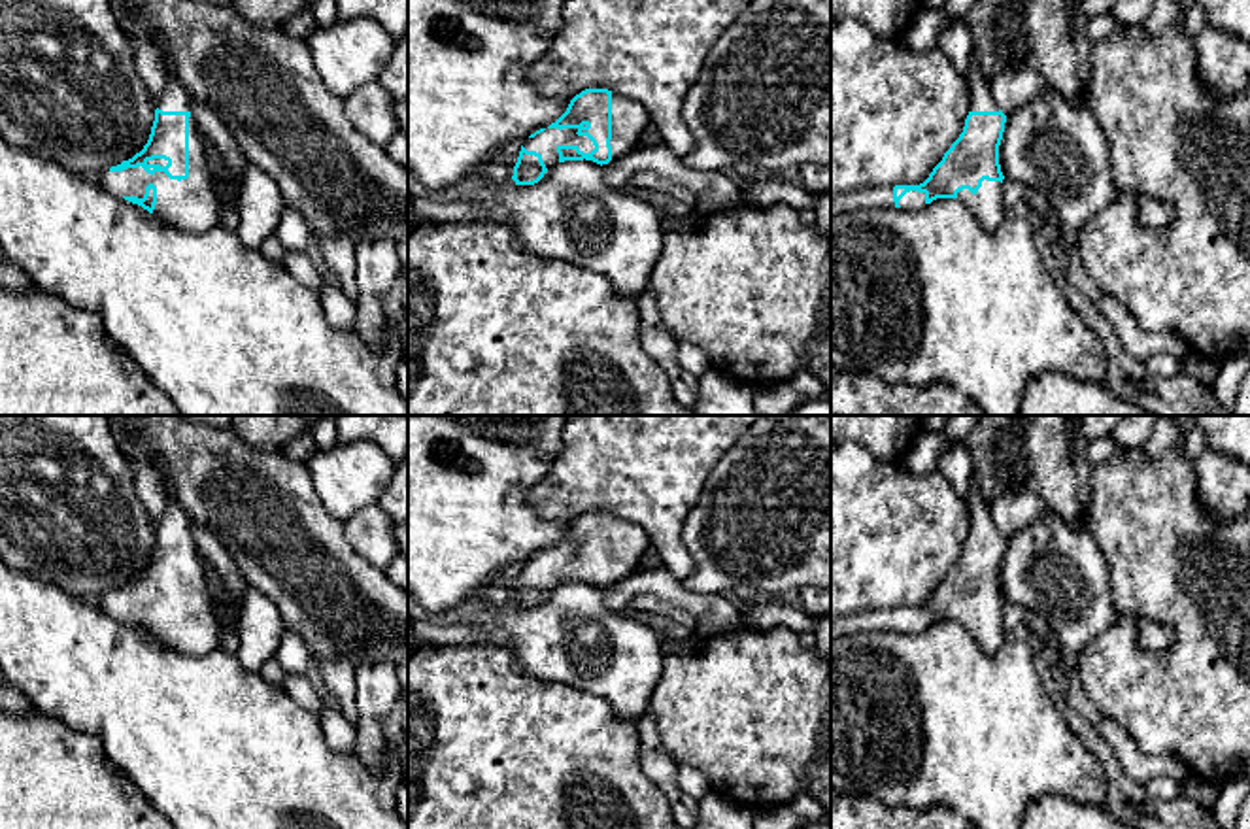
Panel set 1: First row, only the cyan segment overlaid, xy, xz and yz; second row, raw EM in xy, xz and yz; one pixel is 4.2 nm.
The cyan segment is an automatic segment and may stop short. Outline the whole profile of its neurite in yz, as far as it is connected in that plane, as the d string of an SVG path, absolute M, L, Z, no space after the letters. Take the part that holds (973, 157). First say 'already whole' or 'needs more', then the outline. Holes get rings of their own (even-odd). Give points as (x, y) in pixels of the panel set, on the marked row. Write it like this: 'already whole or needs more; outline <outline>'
needs more; outline M974 53L969 60L969 76L971 111L965 119L963 132L944 153L942 161L933 168L929 178L920 185L882 185L869 191L844 193L831 202L831 217L853 210L863 210L867 206L920 210L937 198L959 198L972 211L984 230L993 232L999 227L999 223L1006 217L1001 189L1005 176L999 164L999 145L1003 140L1006 115L993 100L989 93L989 83L982 79L982 72Z

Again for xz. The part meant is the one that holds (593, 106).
needs more; outline M585 89L570 100L566 111L555 123L523 142L512 179L515 185L534 185L551 164L565 161L585 159L600 166L608 164L638 147L638 140L648 128L648 111L640 102L608 89Z

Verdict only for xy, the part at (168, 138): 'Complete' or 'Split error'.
Split error

